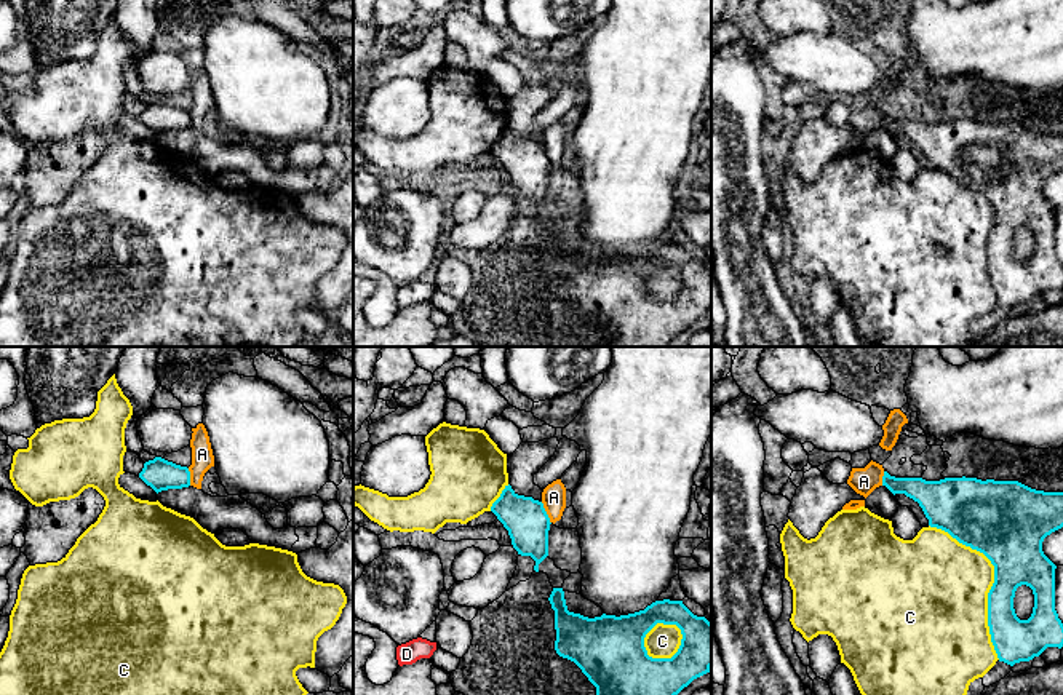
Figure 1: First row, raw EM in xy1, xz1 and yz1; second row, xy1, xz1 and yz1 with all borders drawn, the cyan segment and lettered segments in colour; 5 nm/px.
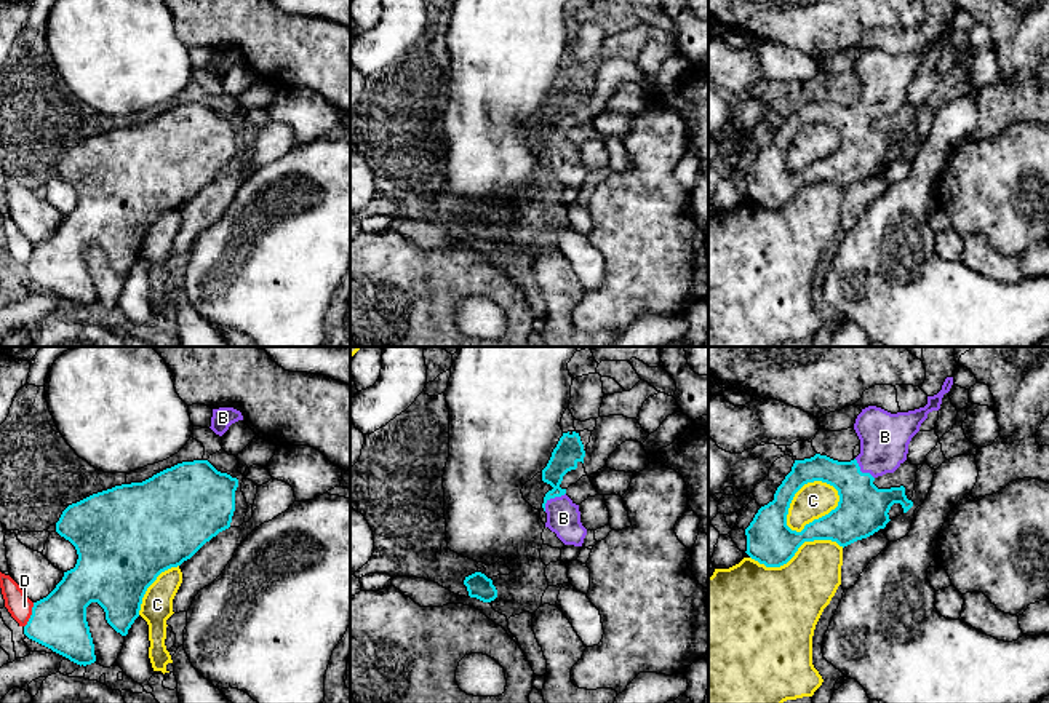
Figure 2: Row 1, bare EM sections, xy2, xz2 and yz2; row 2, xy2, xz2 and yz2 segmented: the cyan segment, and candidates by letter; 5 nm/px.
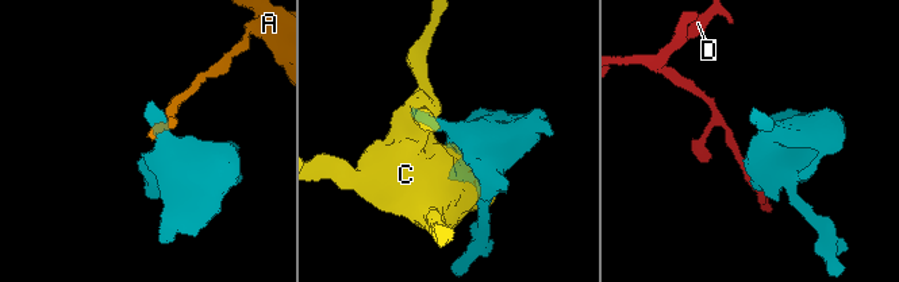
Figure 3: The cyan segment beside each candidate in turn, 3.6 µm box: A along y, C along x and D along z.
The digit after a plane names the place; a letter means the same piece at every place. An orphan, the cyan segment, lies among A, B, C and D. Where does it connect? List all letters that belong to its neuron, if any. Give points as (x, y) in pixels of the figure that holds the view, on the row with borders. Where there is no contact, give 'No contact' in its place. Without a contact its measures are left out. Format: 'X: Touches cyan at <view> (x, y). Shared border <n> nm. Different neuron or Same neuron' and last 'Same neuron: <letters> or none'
A: Touches cyan at xz1 (545, 513). Shared border 120 nm. Different neuron
B: Touches cyan at xz2 (552, 497). Shared border 140 nm. Same neuron
C: Touches cyan at yz1 (995, 580). Shared border 750 nm. Different neuron
D: Touches cyan at xy2 (31, 615). Shared border 140 nm. Different neuron
Same neuron: B

